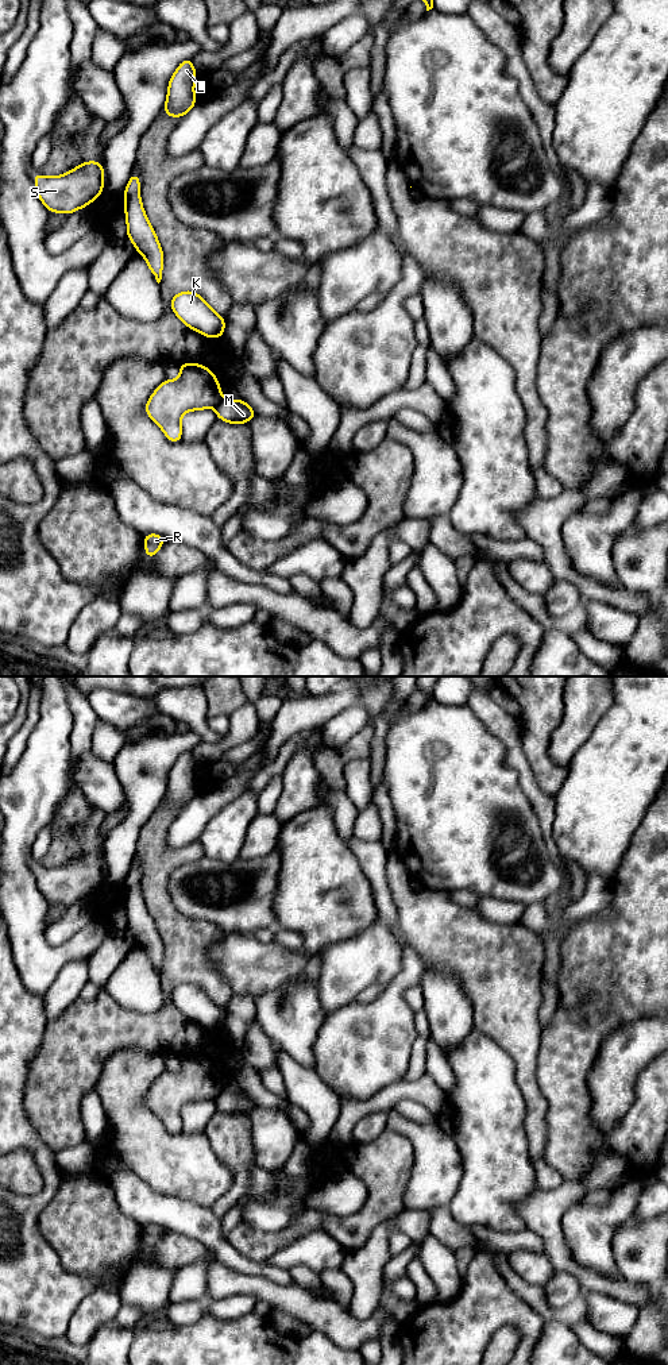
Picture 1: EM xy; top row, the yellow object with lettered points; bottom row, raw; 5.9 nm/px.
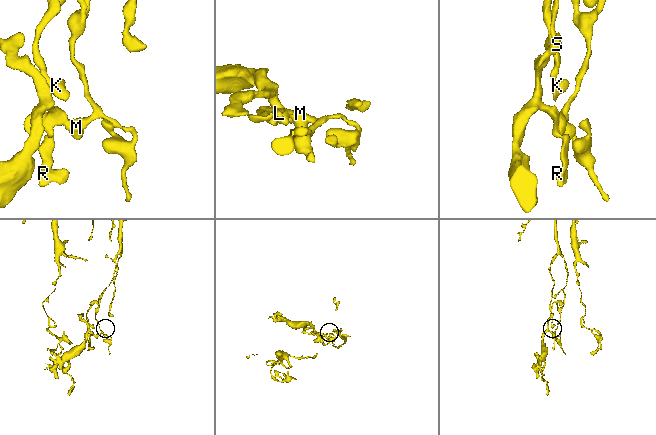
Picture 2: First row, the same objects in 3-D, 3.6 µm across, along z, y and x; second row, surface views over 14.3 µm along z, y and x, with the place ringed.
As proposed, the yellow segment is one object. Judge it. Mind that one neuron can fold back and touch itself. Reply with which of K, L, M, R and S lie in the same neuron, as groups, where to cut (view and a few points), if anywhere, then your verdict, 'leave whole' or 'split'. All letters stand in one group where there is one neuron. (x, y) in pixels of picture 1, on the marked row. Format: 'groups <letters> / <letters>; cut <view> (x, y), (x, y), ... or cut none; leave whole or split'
groups K L M / R S; cut xy (221, 396), (215, 407); split

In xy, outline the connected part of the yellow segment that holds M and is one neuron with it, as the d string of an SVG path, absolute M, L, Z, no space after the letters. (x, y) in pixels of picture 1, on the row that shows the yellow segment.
M221 396L215 406L217 420L228 424L247 424L251 419L259 416L242 397L232 401Z

